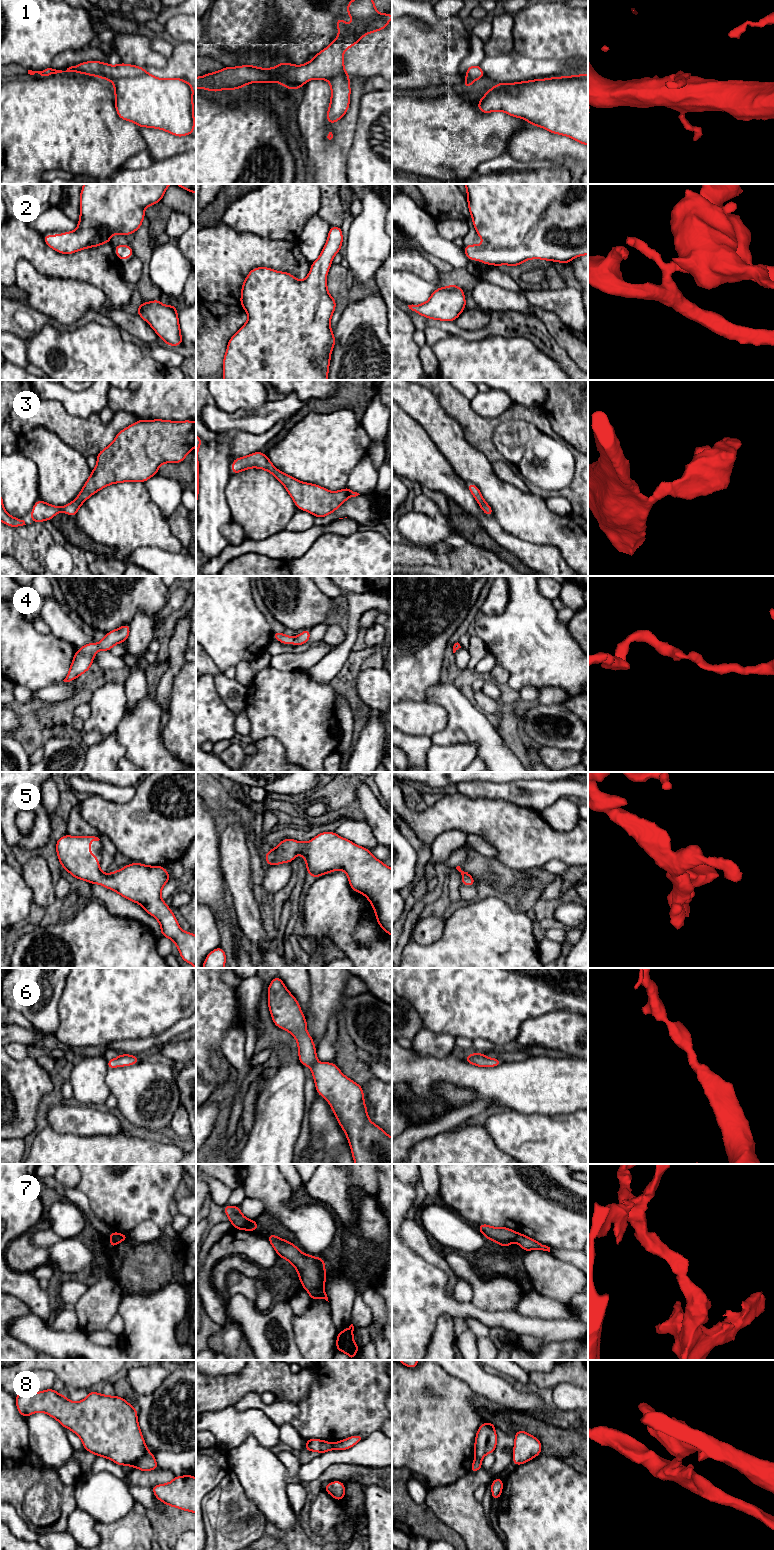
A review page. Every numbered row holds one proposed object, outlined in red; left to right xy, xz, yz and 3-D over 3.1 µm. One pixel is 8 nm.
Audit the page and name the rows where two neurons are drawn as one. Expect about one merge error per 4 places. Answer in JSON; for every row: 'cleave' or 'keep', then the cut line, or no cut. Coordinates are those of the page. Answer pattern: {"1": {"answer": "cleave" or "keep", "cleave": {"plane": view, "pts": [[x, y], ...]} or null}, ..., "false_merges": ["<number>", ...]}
{"1": {"answer": "keep", "cleave": null}, "2": {"answer": "keep", "cleave": null}, "3": {"answer": "keep", "cleave": null}, "4": {"answer": "keep", "cleave": null}, "5": {"answer": "keep", "cleave": null}, "6": {"answer": "keep", "cleave": null}, "7": {"answer": "keep", "cleave": null}, "8": {"answer": "cleave", "cleave": {"plane": "xy", "pts": [[147, 1451], [133, 1464]]}}, "false_merges": ["8"]}

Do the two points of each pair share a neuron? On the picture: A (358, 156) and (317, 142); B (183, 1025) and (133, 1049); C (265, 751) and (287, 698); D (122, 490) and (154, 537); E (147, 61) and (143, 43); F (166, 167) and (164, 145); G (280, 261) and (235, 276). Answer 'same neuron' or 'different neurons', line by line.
A: different neurons
B: same neuron
C: different neurons
D: same neuron
E: same neuron
F: different neurons
G: same neuron

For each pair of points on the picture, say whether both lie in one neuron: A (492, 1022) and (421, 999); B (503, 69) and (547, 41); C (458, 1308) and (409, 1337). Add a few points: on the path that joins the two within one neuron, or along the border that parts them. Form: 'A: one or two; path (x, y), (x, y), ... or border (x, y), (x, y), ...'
A: one; path (474, 1004), (469, 999), (439, 999)
B: two; border (513, 48), (532, 58), (548, 59)
C: one; path (446, 1308), (438, 1308), (421, 1325)

